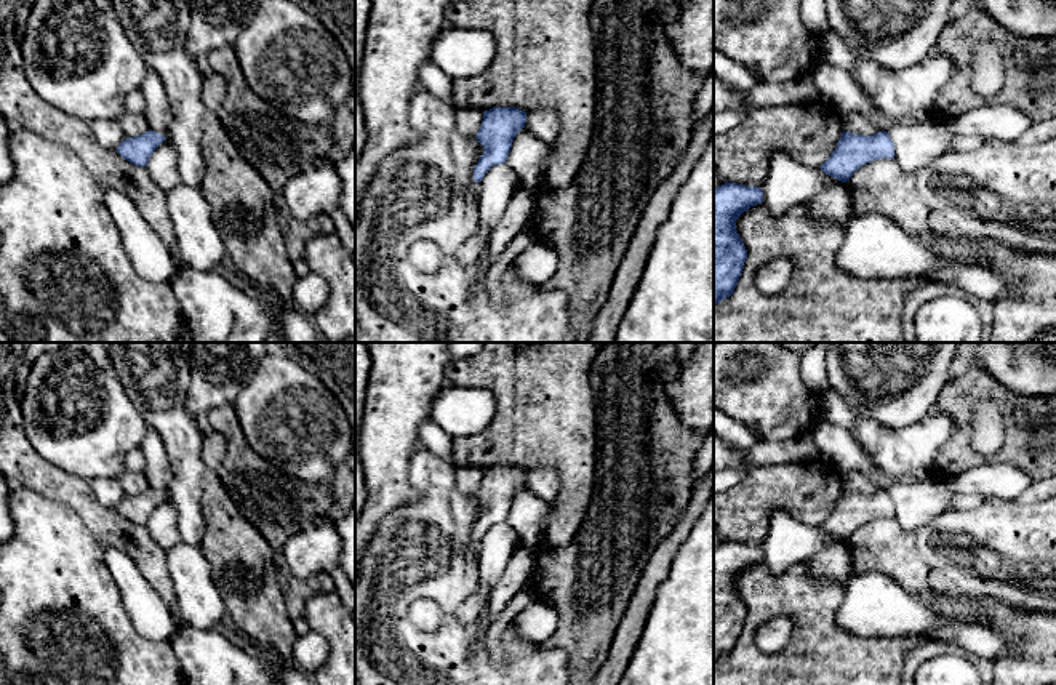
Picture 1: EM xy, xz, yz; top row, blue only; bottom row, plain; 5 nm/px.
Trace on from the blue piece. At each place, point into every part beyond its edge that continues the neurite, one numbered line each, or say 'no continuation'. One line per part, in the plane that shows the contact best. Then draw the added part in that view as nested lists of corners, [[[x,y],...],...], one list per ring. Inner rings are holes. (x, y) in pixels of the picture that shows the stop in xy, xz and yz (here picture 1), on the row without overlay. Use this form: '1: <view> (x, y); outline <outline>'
no continuation

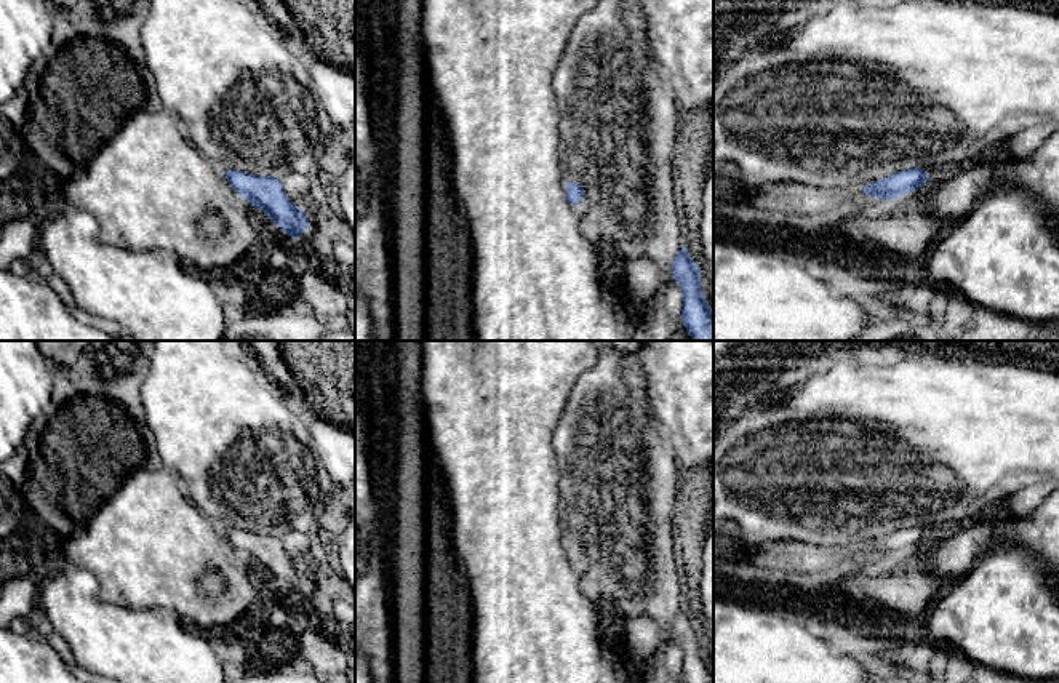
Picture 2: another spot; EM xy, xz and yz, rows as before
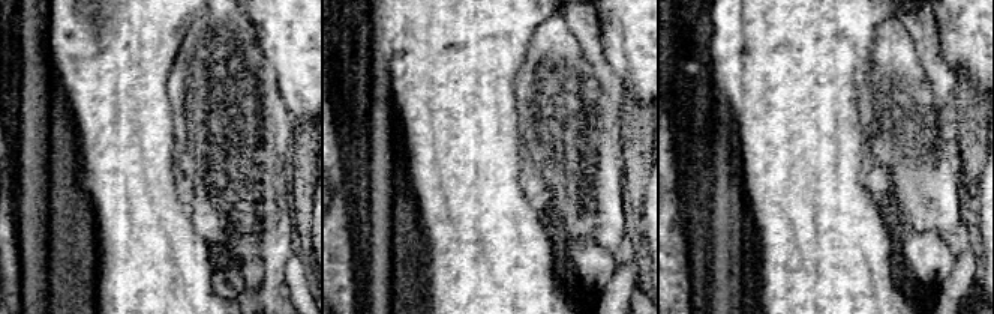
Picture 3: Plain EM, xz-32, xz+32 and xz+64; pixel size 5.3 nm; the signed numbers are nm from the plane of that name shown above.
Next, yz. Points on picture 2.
no continuation

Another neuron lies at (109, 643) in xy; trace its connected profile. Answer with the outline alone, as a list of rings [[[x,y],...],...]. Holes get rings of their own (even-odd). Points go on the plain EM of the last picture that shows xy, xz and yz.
[[[66,563],[56,576],[40,581],[37,605],[50,621],[50,629],[69,645],[75,669],[101,683],[227,683],[229,680],[210,643],[210,633],[190,627],[168,608],[134,611],[102,601],[98,597],[98,581],[88,569]]]

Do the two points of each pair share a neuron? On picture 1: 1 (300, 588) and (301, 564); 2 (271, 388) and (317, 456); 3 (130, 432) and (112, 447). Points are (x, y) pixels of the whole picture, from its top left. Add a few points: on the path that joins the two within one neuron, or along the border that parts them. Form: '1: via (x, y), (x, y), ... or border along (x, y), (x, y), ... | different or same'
1: border along (288, 570), (303, 578), (317, 573), (328, 575) | different
2: via (282, 405), (285, 413), (309, 439) | same
3: via (125, 434), (117, 442) | same

